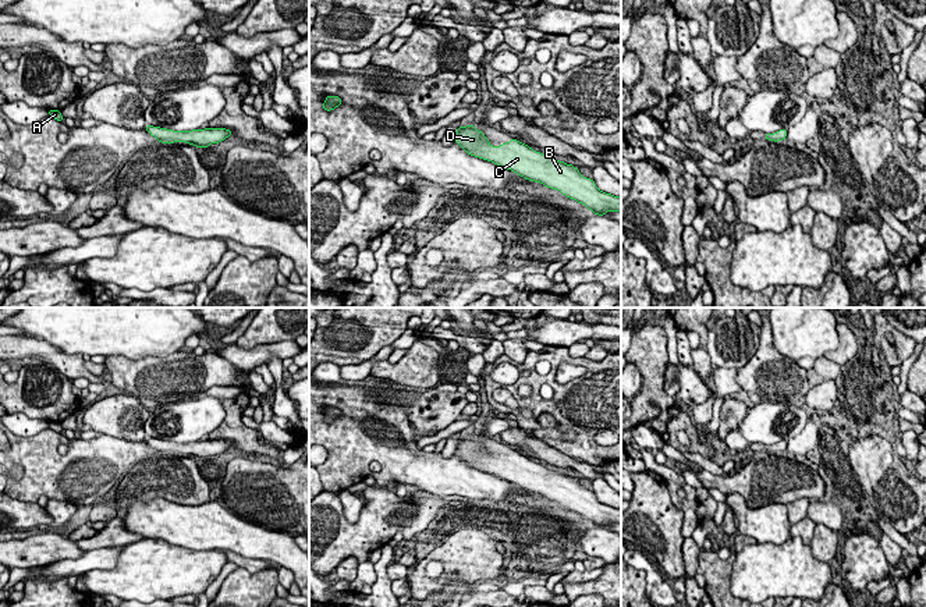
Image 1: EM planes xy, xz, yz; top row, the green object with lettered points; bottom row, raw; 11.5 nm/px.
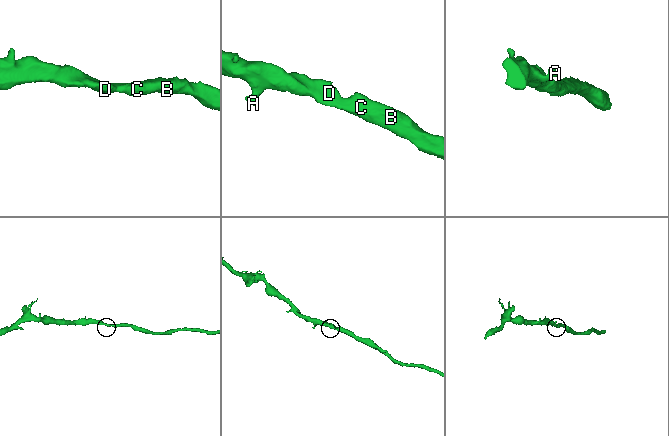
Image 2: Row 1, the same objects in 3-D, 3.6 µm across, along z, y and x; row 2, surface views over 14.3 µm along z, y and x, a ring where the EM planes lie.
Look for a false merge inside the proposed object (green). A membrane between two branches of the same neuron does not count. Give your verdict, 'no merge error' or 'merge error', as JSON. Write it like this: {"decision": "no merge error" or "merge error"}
{"decision": "no merge error"}

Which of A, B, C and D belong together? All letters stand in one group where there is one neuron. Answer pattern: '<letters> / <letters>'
A B C D

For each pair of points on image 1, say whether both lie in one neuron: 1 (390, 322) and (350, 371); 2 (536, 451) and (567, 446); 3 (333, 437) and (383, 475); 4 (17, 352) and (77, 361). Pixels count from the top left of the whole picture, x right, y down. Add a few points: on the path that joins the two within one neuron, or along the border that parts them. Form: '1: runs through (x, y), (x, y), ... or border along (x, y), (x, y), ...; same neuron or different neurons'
1: border along (382, 347), (362, 362), (344, 364), (341, 366); different neurons
2: border along (528, 430), (574, 460); different neurons
3: runs through (348, 440), (361, 440), (380, 460); same neuron
4: runs through (32, 348), (43, 348), (61, 361); same neuron

